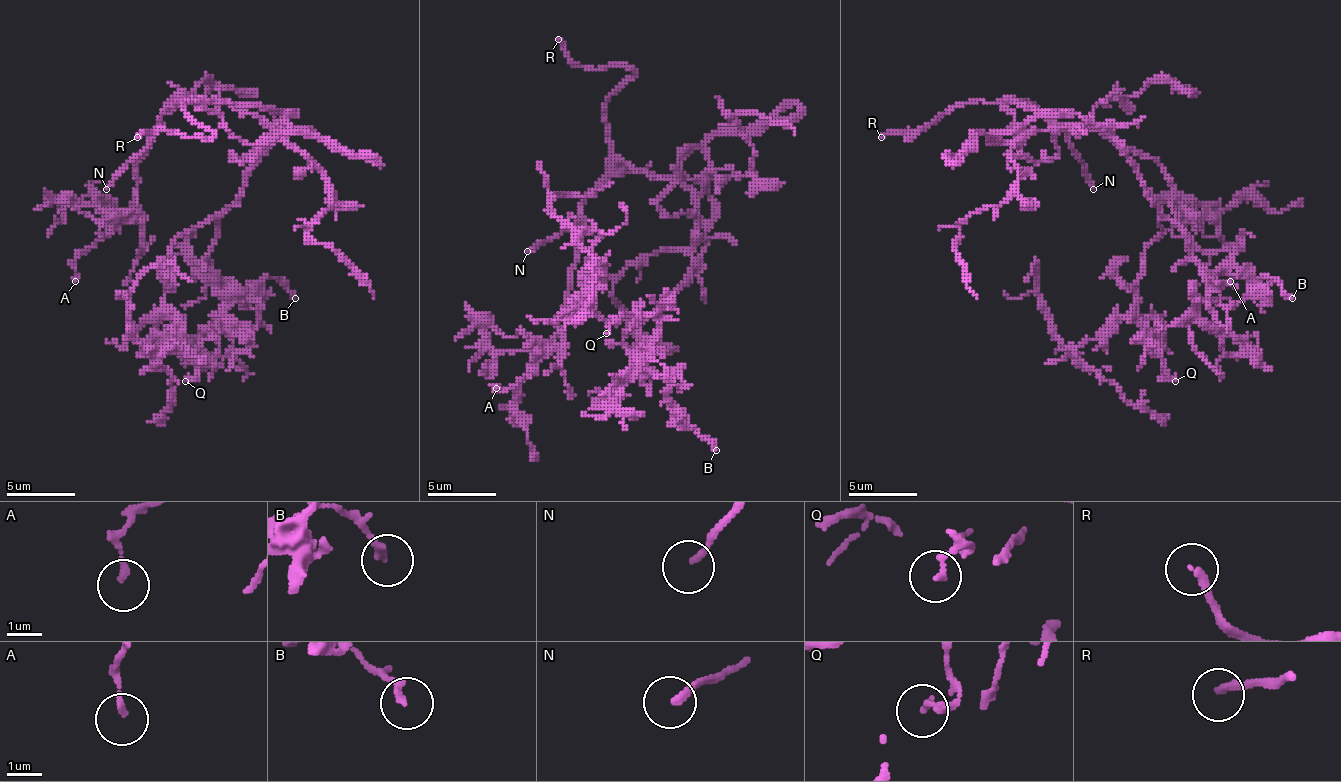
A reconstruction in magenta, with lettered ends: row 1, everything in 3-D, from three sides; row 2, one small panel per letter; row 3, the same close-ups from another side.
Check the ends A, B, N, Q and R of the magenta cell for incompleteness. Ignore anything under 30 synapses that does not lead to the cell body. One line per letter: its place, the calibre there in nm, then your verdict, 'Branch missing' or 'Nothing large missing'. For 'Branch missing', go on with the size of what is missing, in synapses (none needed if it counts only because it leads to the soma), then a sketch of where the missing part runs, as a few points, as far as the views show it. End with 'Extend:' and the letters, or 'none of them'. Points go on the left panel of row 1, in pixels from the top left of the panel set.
A: Place: (75, 281). Thickness 160 nm. Nothing large missing
B: Place: (295, 298). Thickness 200 nm. Nothing large missing
N: Place: (106, 189). Thickness 190 nm. Branch missing. Roughly 100 synapses. Course of what is missing: (106, 189), (79, 213), (69, 240), (55, 257), (69, 309), (65, 339)
Q: Place: (185, 381). Thickness 180 nm. Nothing large missing
R: Place: (137, 137). Thickness 220 nm. Branch missing
Extend: N, R

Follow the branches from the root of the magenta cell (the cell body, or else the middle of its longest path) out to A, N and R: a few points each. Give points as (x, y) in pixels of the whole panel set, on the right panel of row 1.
A: (1093, 124), (1076, 113), (1038, 113), (1014, 100), (1148, 154), (1172, 192), (1210, 220), (1230, 247), (1230, 281)
N: (1093, 124), (1076, 113), (1038, 113), (1014, 100), (1028, 100), (1066, 134), (1093, 189)
R: (1093, 124), (1076, 113), (1038, 113), (1014, 100), (970, 100), (912, 137), (908, 130), (881, 137)

